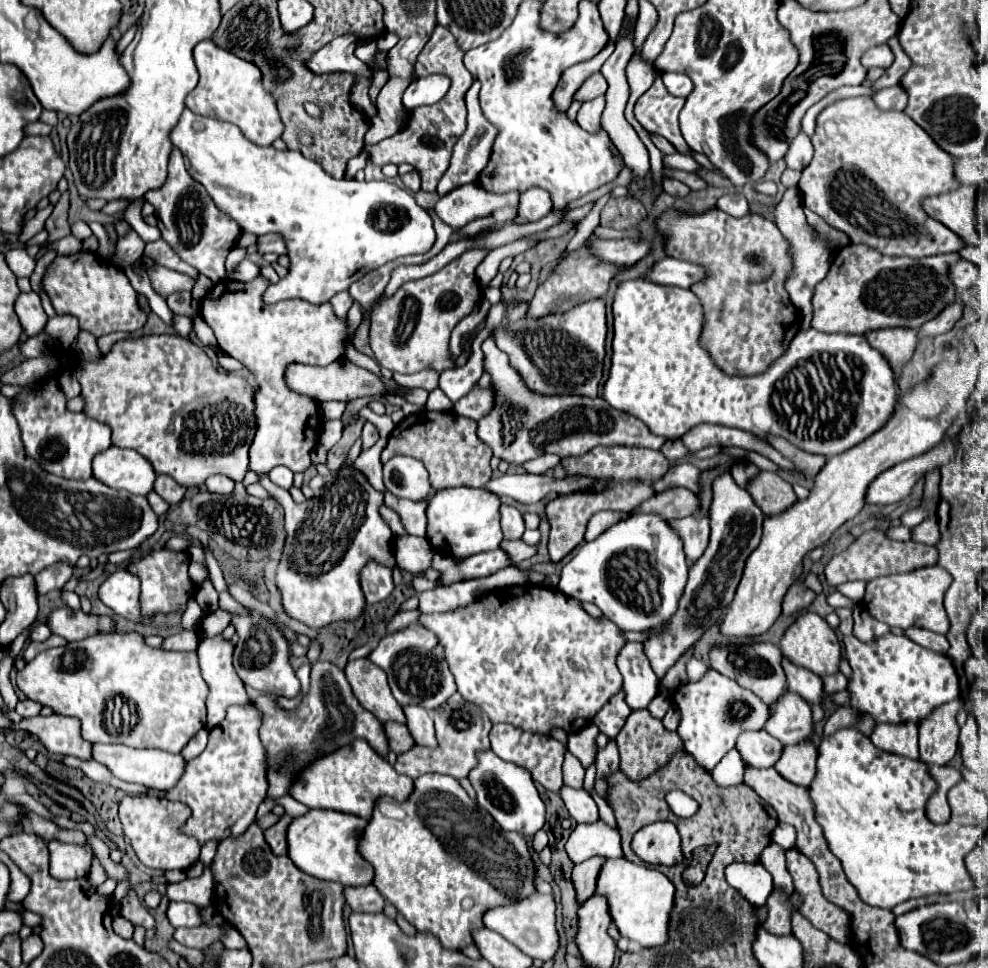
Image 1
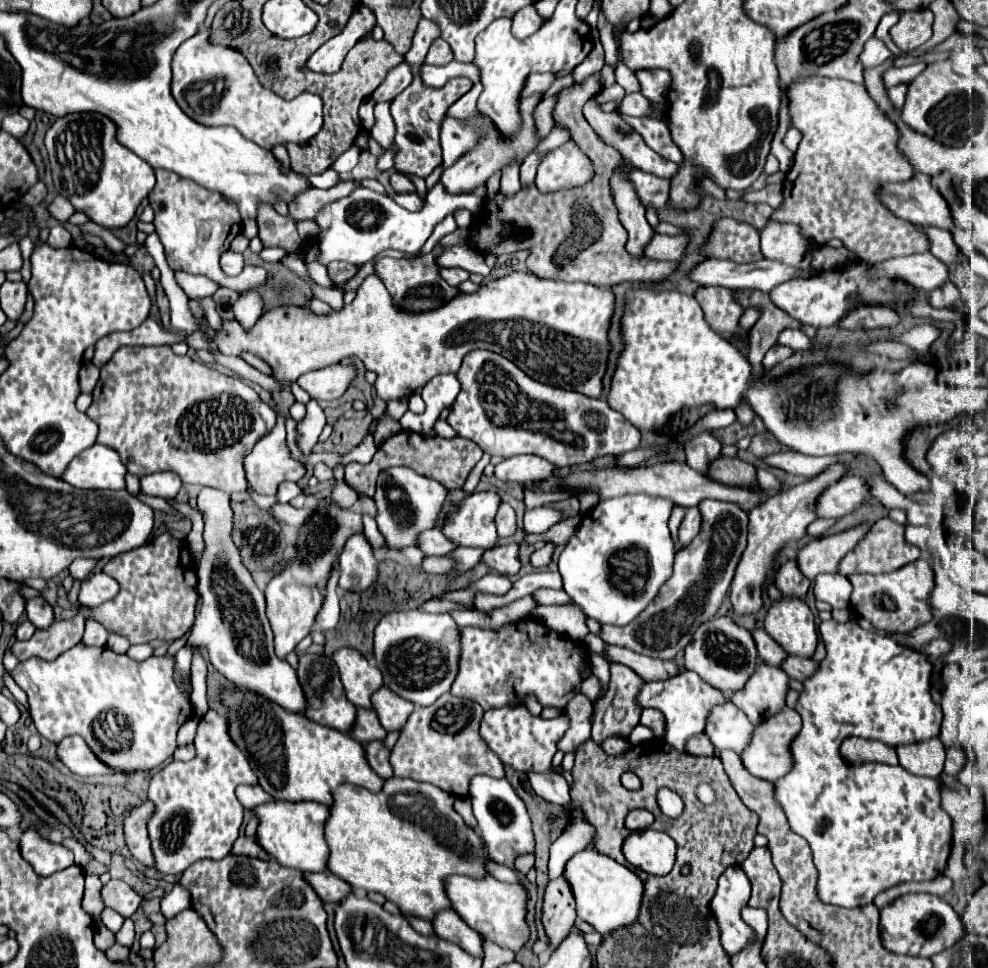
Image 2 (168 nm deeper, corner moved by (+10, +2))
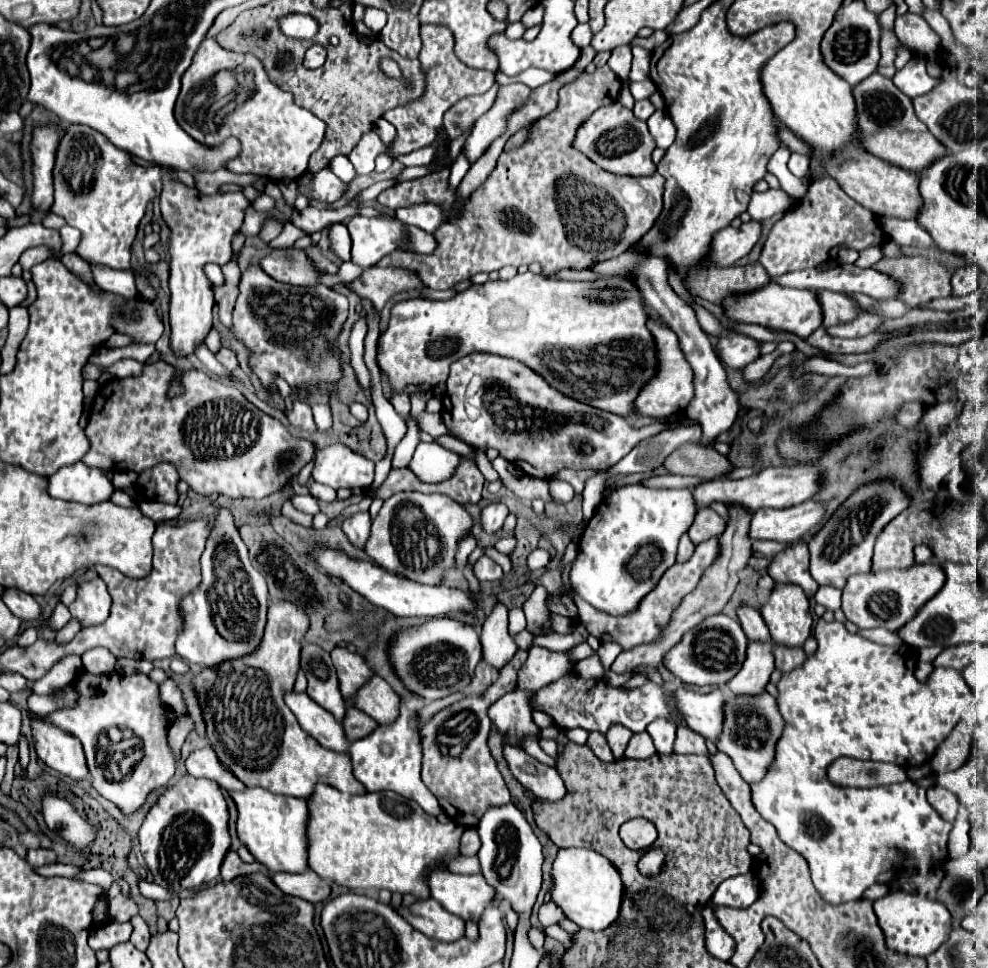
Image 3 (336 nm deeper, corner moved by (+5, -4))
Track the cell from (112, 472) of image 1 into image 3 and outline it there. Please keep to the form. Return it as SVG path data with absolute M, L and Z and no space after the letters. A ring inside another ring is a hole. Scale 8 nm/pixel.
M83 462L65 466L49 478L49 494L67 502L99 504L115 492L113 482L101 468L91 468Z

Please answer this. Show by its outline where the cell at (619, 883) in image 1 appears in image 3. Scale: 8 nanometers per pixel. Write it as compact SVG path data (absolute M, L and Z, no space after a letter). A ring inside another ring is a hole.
M567 848L559 850L553 862L553 902L563 906L563 912L577 926L599 932L611 926L619 918L623 902L623 882L615 866L601 854L593 850Z

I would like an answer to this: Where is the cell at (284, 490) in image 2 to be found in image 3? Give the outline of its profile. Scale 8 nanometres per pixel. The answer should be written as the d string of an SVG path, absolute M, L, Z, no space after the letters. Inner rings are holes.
M293 496L291 498L293 506L301 512L307 512L307 514L317 514L319 512L319 506L317 506L317 500L313 496Z

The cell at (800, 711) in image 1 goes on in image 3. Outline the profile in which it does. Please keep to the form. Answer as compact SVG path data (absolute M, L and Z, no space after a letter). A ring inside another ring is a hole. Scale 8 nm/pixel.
M749 642L747 662L743 662L743 670L729 682L729 690L735 696L759 696L769 684L773 674L773 644L763 646L761 642Z

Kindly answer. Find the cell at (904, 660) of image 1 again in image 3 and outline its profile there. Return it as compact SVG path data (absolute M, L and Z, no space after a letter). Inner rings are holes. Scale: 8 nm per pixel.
M819 620L817 626L815 626L815 638L817 638L817 652L813 656L807 658L807 662L799 668L799 670L793 670L793 672L787 672L783 674L783 678L779 680L777 688L779 688L779 712L783 714L785 718L785 730L783 730L783 736L777 744L777 756L775 756L775 762L771 764L771 770L767 772L767 778L763 778L763 782L759 784L753 784L751 786L751 794L753 794L753 804L755 808L759 810L759 814L769 820L777 832L779 832L779 838L783 842L787 842L787 846L791 846L793 850L797 850L799 854L803 854L809 862L809 868L811 868L811 878L813 878L813 884L817 888L817 892L821 894L821 898L831 904L831 906L839 906L839 904L845 904L845 902L851 902L851 900L859 900L863 898L863 892L867 888L871 888L873 884L886 884L896 882L901 877L908 877L912 874L931 872L935 870L941 862L947 860L947 836L949 836L949 830L951 830L951 824L947 820L943 820L937 810L927 802L925 798L925 788L911 782L911 780L905 780L905 782L897 782L897 784L889 784L889 786L879 786L879 788L843 788L843 786L835 786L829 776L827 776L827 768L831 766L833 760L837 760L839 756L851 756L851 758L861 758L861 760L869 760L869 746L875 746L875 744L891 744L891 762L893 764L899 764L899 766L917 766L917 764L923 764L923 762L929 762L933 752L937 750L937 746L949 736L949 732L955 728L955 724L959 722L963 710L969 706L969 700L971 700L971 688L967 686L963 674L959 670L953 670L953 668L935 668L933 674L929 676L927 684L921 684L917 678L915 678L915 668L917 668L917 652L911 648L911 646L901 646L901 648L893 648L893 646L881 646L881 644L875 644L859 634L849 634L847 628L841 624L841 622L825 622L825 620Z

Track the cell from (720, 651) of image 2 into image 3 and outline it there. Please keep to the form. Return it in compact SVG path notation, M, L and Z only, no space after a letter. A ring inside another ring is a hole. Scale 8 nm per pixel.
M715 614L699 622L695 628L691 628L679 644L675 644L667 656L665 656L665 666L683 682L695 684L695 686L725 686L729 684L735 674L741 670L745 662L745 652L747 652L747 636L743 634L743 628L739 622L725 614Z

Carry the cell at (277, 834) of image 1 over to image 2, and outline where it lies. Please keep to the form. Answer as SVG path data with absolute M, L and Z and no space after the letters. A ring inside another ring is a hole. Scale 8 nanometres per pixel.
M238 836L238 840L234 842L234 848L230 850L230 854L250 856L250 858L258 858L258 860L268 860L270 858L262 848L258 848L254 838L246 838L246 836Z

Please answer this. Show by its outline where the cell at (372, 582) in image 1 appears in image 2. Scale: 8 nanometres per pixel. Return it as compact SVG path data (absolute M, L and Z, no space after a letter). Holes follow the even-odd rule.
M364 534L350 536L340 554L340 588L362 592L376 580L376 558Z

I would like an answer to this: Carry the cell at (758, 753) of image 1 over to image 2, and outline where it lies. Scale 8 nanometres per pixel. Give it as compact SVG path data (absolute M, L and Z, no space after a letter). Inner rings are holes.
M732 702L712 708L710 716L706 718L706 736L718 750L730 748L740 754L746 748L752 736L752 724L742 714L744 712Z

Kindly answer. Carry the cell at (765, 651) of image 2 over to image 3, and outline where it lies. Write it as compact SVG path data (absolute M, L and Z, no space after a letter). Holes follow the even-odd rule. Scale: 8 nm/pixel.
M743 606L743 608L737 610L737 616L739 616L741 628L743 628L743 632L747 634L749 640L755 640L755 642L771 642L769 628L767 628L763 616L759 614L759 610L749 608L749 606Z

